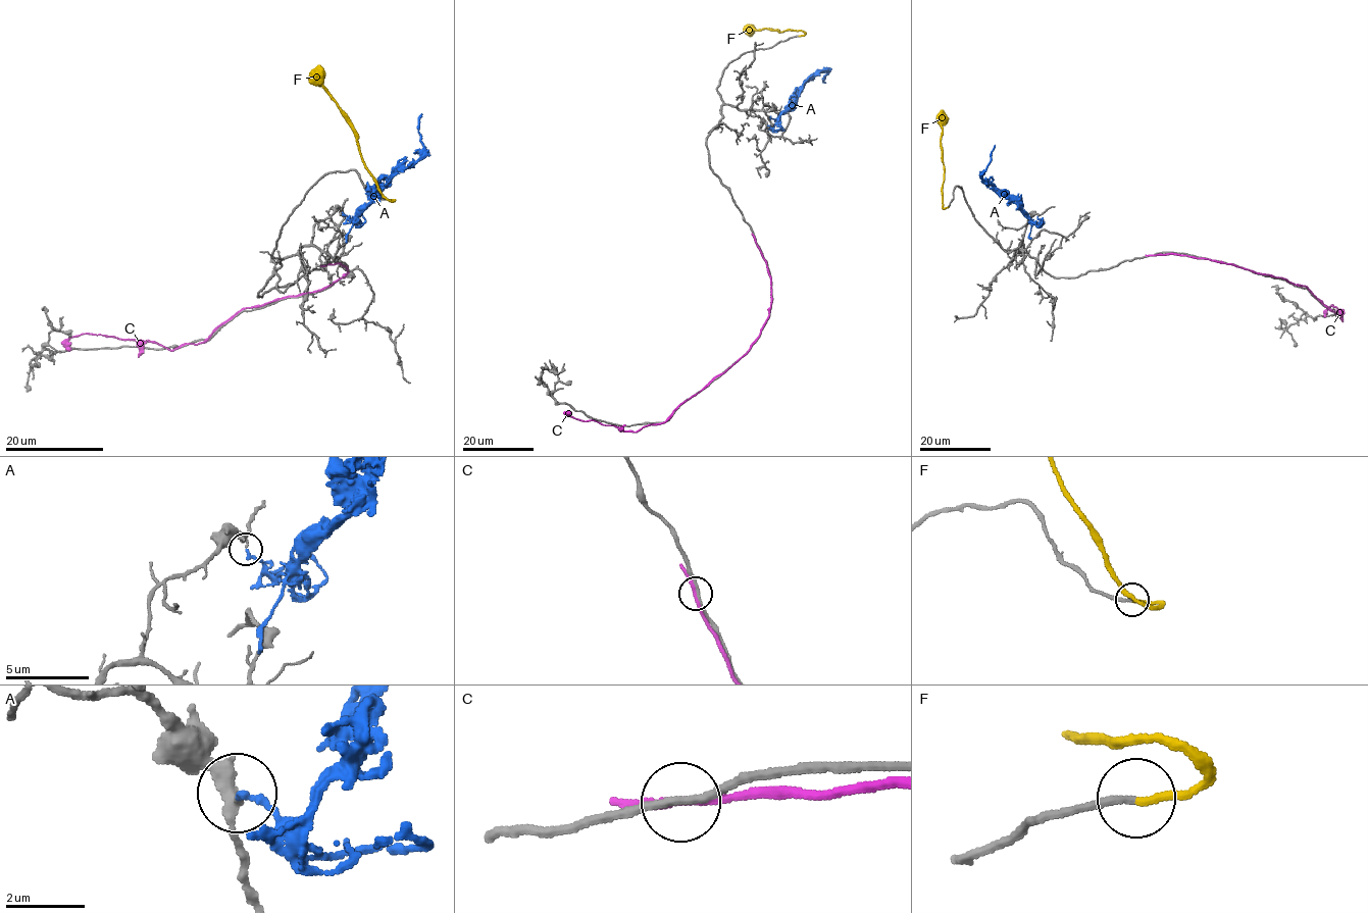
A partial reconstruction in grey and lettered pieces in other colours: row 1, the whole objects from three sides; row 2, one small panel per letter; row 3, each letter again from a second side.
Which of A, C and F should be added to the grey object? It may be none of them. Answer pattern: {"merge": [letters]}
{"merge": ["F"]}

